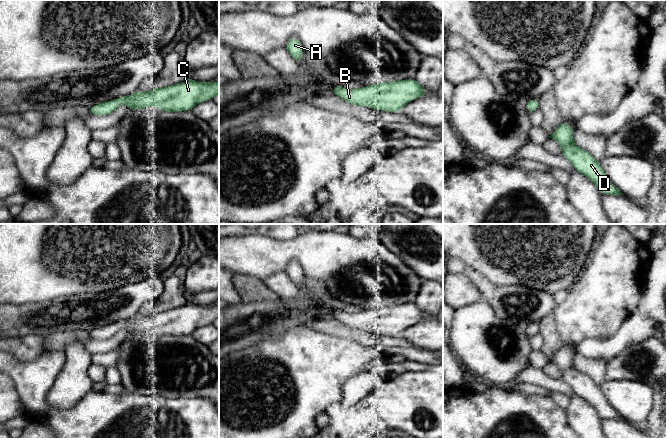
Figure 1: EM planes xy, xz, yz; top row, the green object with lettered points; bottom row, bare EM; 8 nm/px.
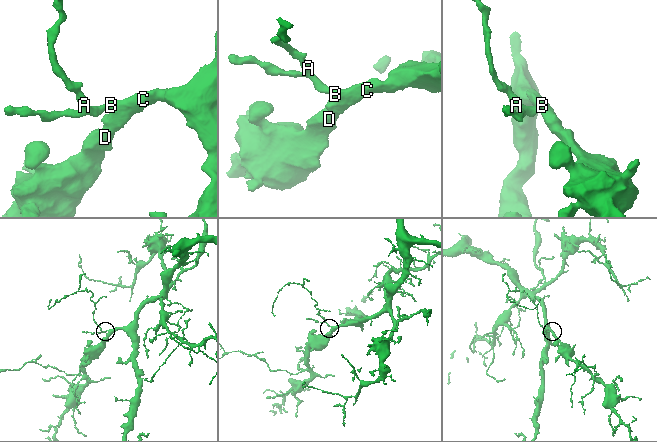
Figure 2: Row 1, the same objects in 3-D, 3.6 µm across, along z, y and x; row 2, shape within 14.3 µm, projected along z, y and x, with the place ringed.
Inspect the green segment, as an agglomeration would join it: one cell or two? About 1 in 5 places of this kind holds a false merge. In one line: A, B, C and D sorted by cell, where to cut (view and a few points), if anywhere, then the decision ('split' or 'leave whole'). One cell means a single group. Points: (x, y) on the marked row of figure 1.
A B C D; no cut; leave whole

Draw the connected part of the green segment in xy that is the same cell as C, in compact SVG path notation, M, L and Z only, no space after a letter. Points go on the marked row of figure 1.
M186 78L186 80L181 83L161 88L153 88L148 92L136 91L129 96L115 98L101 104L95 104L89 107L89 114L95 116L106 116L125 103L128 104L128 109L130 111L140 110L146 107L157 107L163 112L191 111L195 105L213 99L217 94L219 94L219 82L209 81L201 83L197 80Z

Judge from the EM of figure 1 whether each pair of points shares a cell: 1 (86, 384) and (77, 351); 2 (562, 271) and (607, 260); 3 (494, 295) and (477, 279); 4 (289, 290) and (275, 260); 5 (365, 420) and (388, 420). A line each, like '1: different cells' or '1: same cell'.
1: same cell
2: different cells
3: same cell
4: different cells
5: same cell

